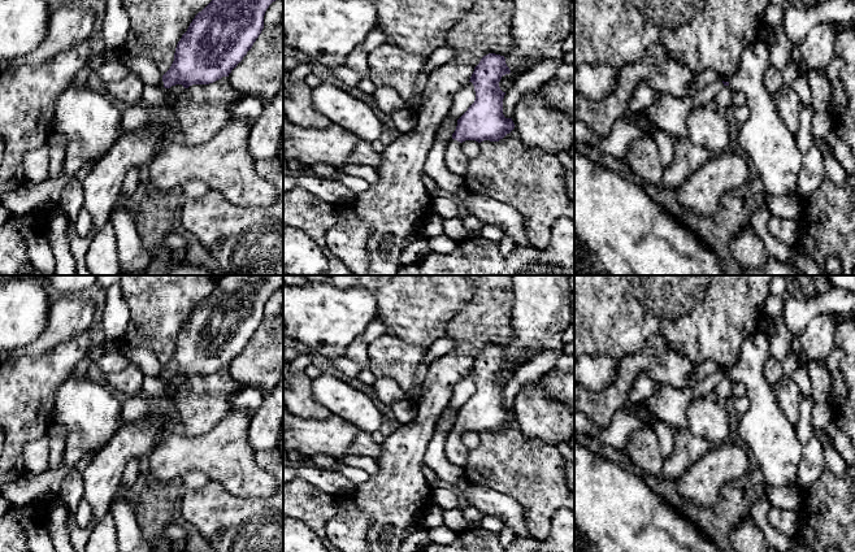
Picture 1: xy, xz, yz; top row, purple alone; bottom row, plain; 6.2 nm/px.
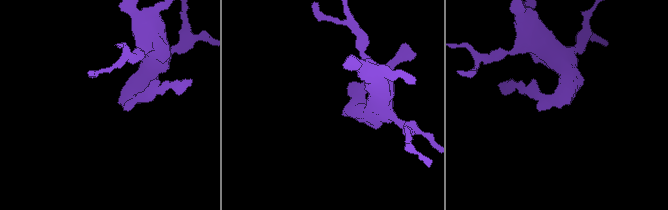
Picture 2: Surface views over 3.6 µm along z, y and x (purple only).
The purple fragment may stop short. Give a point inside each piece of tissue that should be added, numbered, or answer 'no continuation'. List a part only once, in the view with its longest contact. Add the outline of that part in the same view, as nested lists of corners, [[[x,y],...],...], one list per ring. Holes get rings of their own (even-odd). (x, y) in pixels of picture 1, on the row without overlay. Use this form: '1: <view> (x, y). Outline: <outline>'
1: xz (456, 452). Outline: [[[451,430],[447,435],[446,444],[444,444],[446,457],[450,464],[465,468],[468,464],[468,453],[469,449],[461,442],[461,434]]]

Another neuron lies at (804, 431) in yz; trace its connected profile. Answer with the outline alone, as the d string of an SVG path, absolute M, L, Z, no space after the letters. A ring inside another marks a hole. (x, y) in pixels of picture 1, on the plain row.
M811 395L802 399L799 407L799 421L797 426L797 436L802 444L806 444L813 436L813 429L811 425L811 412L815 405Z

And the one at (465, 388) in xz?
M472 373L453 387L447 409L459 410L476 391L476 382Z

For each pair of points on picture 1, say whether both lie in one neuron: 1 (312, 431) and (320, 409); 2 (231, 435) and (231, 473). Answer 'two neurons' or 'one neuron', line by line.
1: two neurons
2: one neuron

